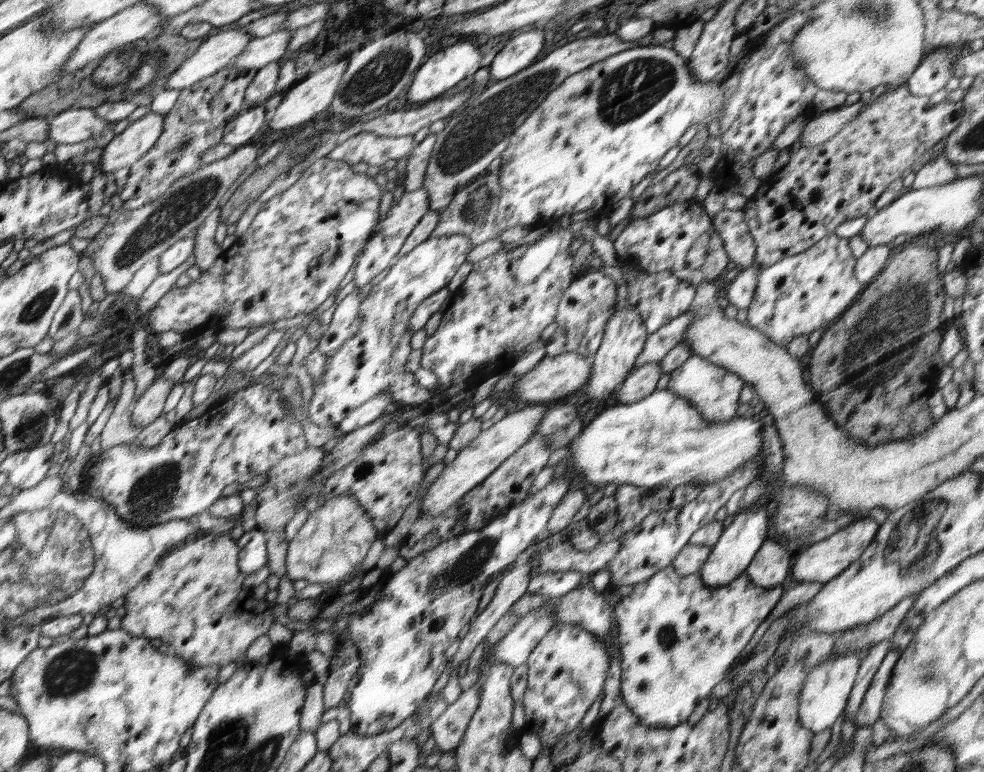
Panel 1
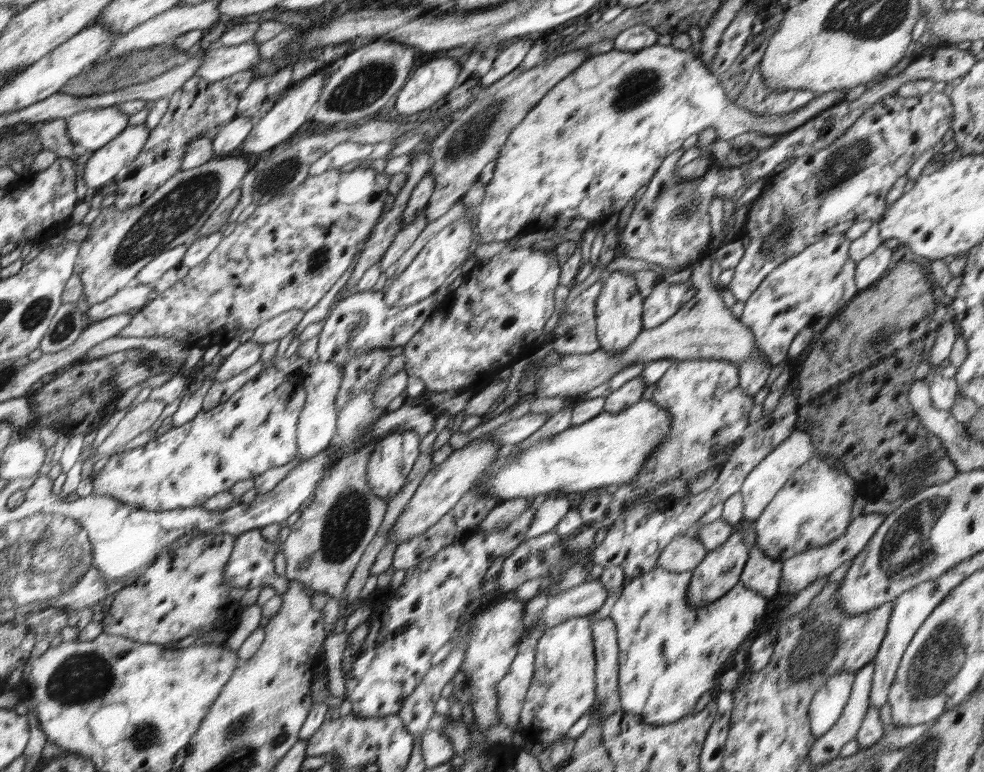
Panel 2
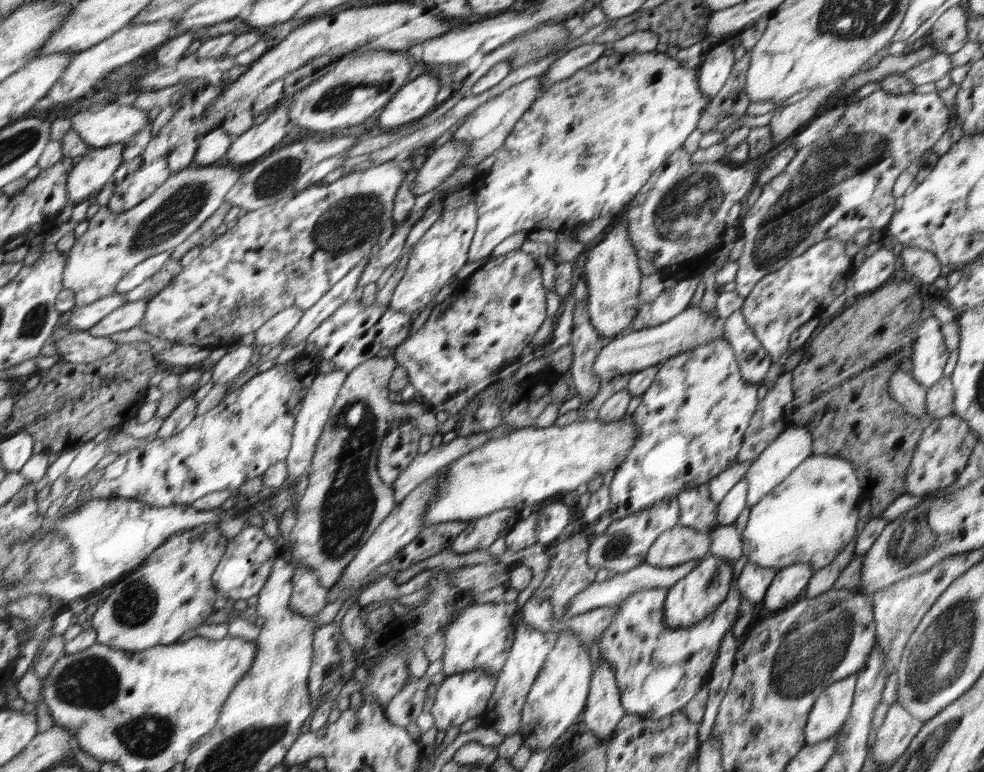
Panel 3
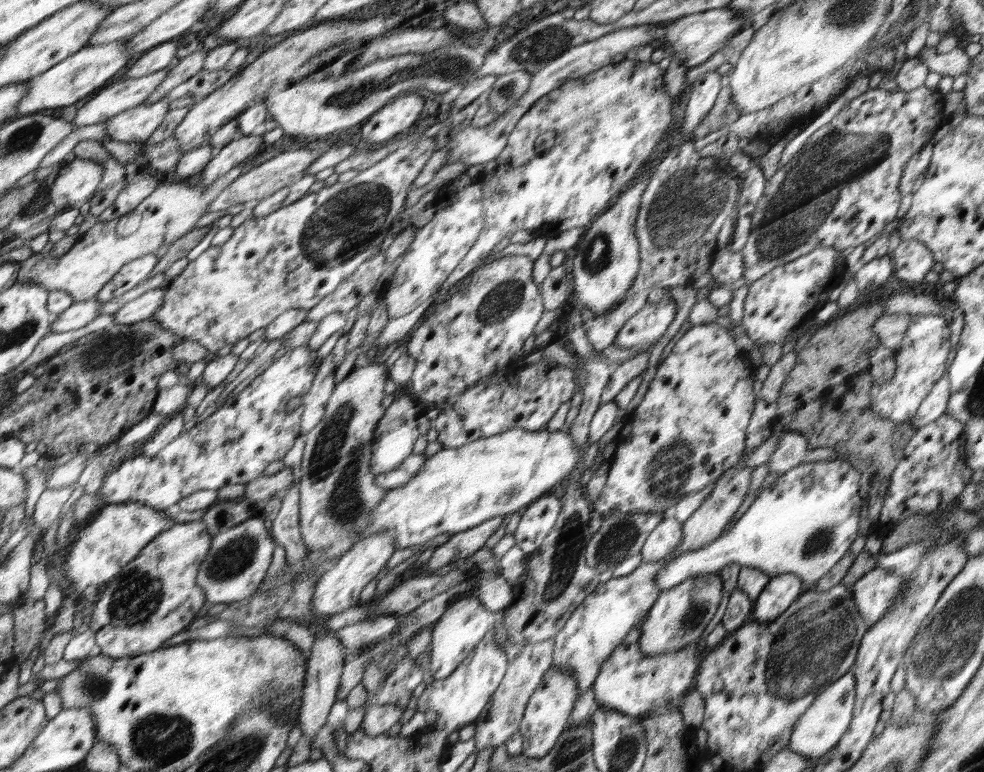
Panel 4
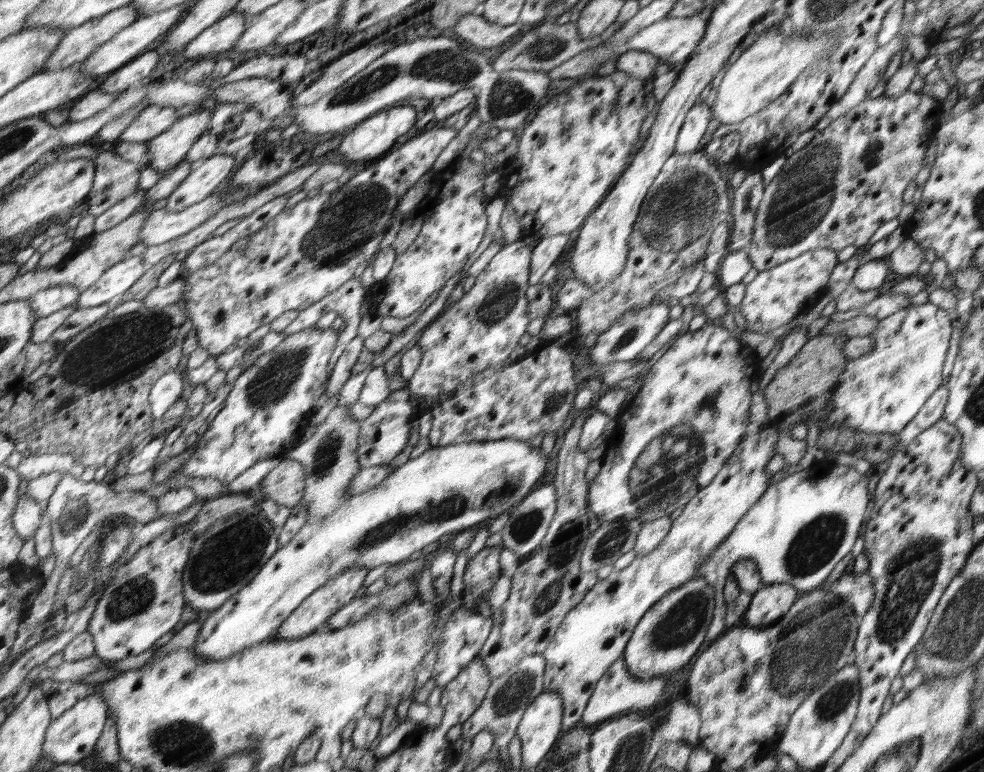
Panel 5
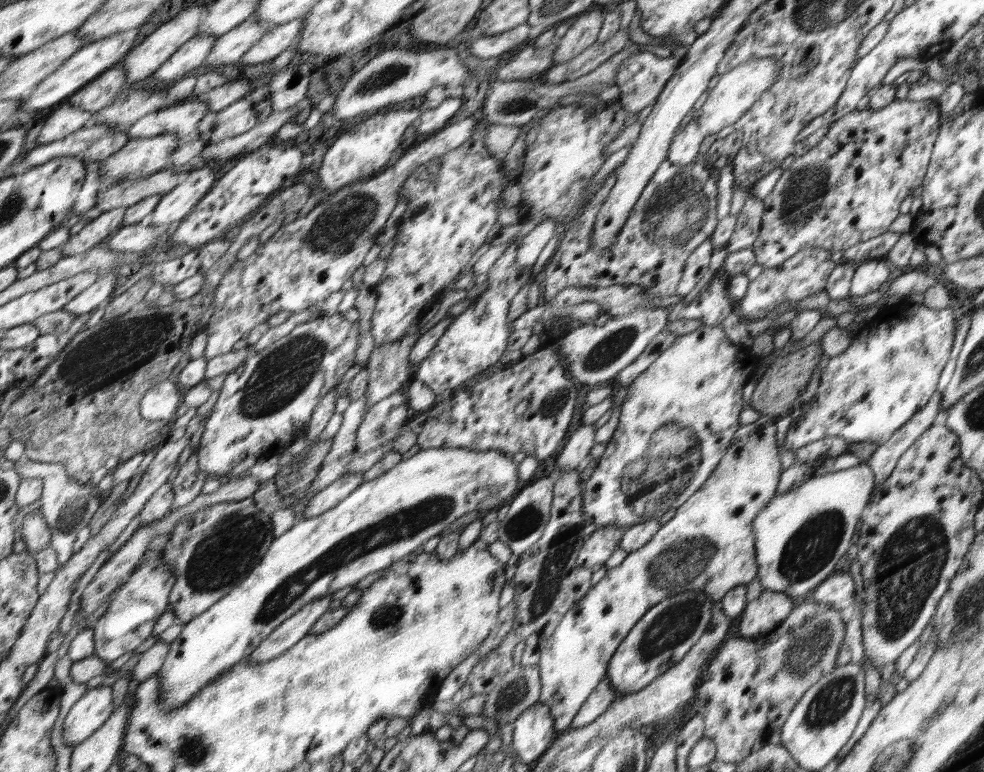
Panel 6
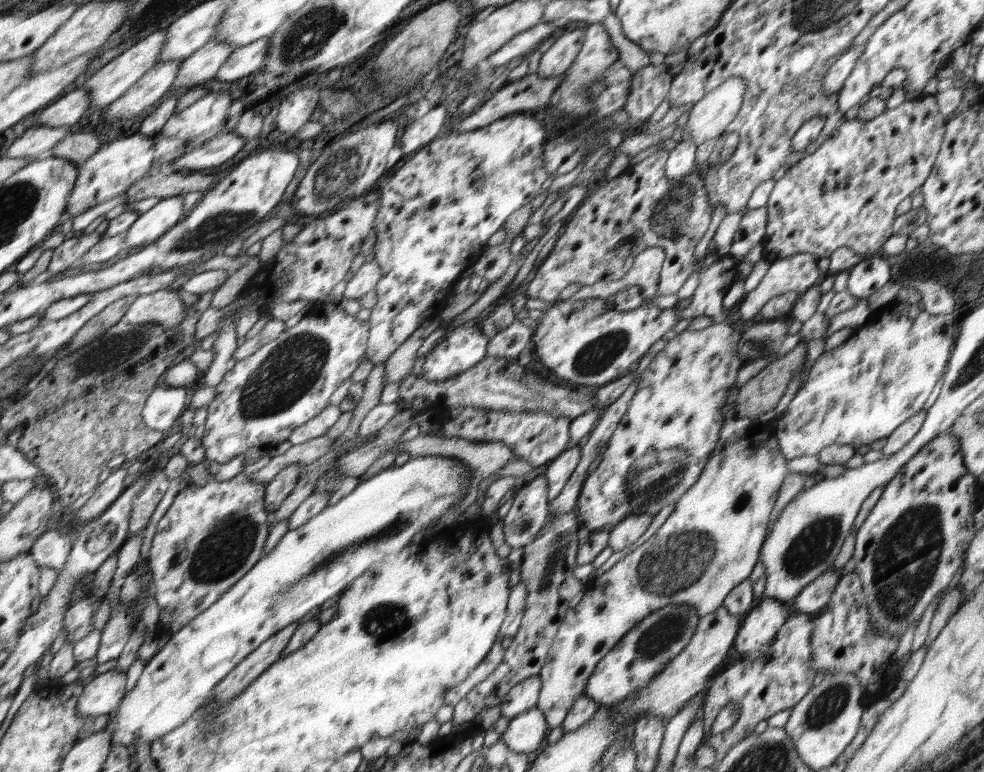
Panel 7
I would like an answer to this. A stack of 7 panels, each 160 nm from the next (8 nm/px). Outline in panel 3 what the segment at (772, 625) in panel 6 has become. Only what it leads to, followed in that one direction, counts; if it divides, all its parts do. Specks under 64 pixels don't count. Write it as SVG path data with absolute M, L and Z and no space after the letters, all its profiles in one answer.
M799 563L778 571L766 592L764 608L770 612L784 610L790 601L806 589L815 572L812 565L807 563Z

